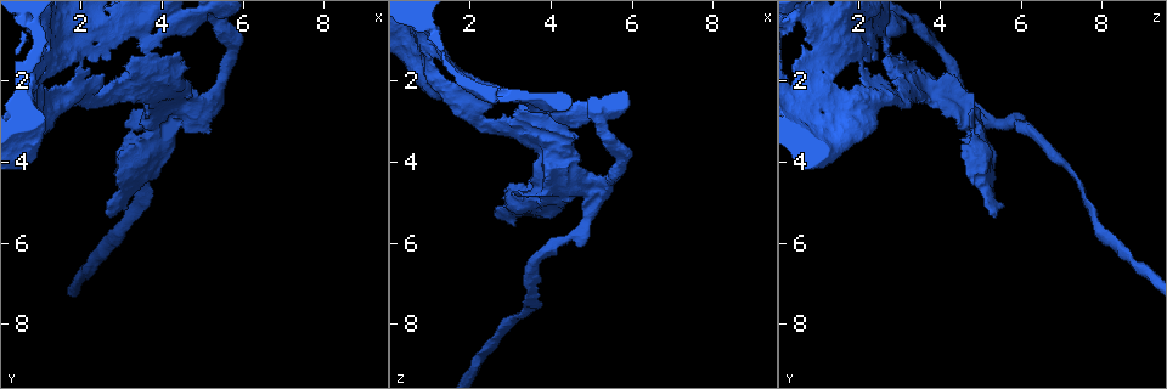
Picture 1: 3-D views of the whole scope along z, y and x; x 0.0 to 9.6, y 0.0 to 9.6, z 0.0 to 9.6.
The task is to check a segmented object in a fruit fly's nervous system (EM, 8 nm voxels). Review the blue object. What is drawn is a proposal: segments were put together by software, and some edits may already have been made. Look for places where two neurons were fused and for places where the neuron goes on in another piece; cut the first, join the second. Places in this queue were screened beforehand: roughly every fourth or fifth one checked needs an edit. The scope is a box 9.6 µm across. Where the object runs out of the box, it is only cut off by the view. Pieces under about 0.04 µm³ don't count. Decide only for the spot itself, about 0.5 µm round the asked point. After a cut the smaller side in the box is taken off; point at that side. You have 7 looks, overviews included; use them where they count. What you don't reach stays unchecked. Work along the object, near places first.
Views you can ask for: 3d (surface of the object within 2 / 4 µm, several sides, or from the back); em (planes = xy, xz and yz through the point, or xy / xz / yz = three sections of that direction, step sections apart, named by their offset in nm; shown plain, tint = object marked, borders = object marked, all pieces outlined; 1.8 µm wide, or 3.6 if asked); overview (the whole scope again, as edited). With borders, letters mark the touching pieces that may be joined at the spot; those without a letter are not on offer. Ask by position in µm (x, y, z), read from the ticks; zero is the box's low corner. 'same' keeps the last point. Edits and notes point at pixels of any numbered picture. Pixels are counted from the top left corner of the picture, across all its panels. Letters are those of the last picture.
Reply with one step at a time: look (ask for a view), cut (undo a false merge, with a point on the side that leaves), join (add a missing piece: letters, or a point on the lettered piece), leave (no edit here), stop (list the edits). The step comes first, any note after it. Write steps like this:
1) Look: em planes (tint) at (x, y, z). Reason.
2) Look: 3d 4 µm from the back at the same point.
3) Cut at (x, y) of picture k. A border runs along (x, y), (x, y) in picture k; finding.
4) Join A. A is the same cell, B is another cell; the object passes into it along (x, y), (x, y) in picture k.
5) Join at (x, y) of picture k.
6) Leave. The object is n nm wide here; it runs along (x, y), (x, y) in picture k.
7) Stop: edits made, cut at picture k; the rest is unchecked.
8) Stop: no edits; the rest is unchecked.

Look: em planes (borders) at (4.95, 2.80, 4.65). Touches itself.

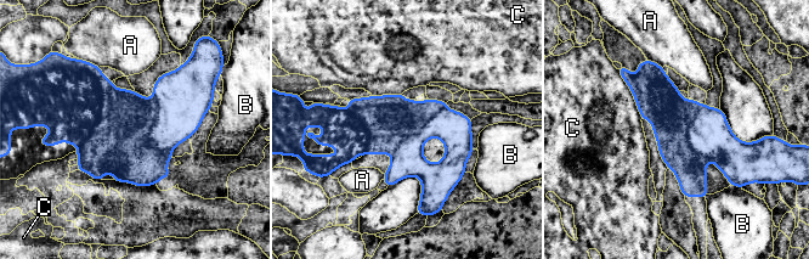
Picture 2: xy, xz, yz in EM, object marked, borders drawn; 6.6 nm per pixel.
Cut at (180, 111) of picture 2. The longest contact is with C, 360 nm; A, B and C are other cells; a border runs along (152, 96), (147, 141), (170, 152) in picture 2; a second neuron is stuck on.

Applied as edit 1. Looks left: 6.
Look: em planes (plain) at (4.05, 0.80, 2.70). Closes a loop.

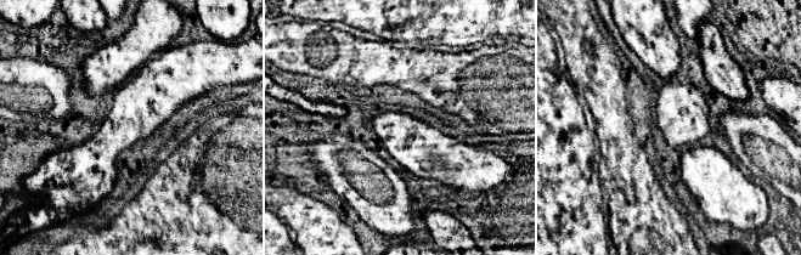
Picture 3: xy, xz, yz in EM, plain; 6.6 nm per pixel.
Look: em planes (tint) at the same point. Where the object lies.

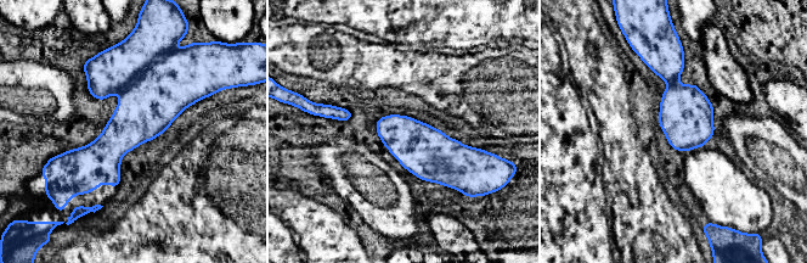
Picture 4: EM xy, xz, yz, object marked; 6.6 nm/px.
Look: em planes (borders) at the same point. What lies round it.

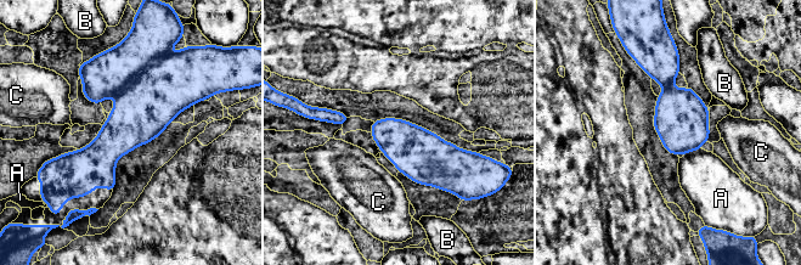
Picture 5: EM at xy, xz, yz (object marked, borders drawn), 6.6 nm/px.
Leave. The object is 320 nm wide here; A, B and C are other cells; a border runs along (700, 147), (684, 154) in picture 5; continuous, no second neuron.

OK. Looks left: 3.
Look: em planes (borders) at (1.10, 0.70, 0.85). Touches itself.

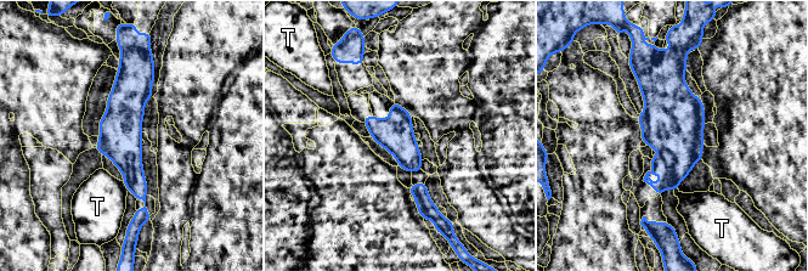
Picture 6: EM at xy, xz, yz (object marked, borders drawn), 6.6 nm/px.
Leave. The object is 240 nm wide here; the longest contact is with T, 80 nm; T is another cell; one neuron here.

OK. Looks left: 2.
Stop: edits made, cut at picture 2; the rest is unchecked.

